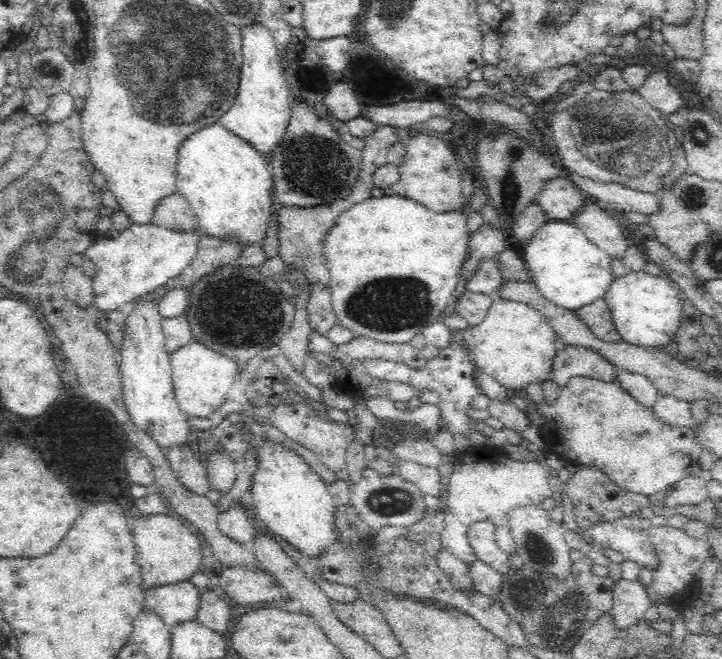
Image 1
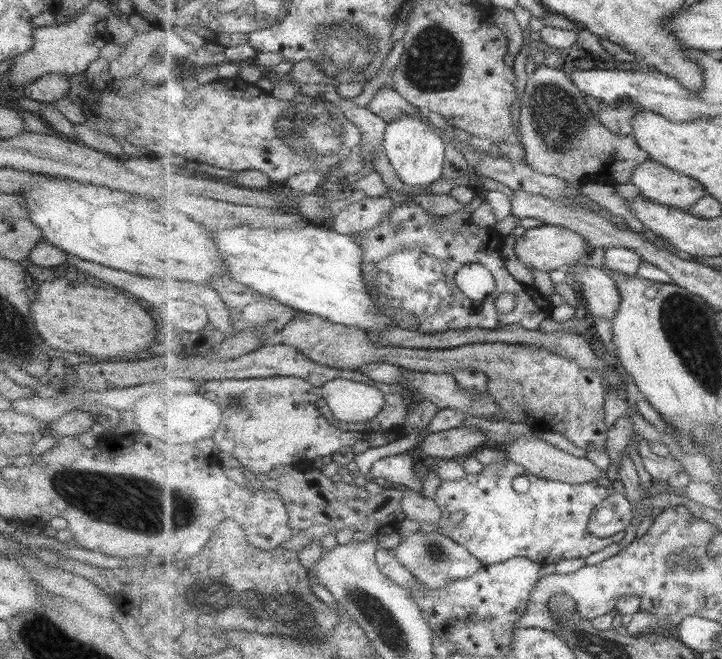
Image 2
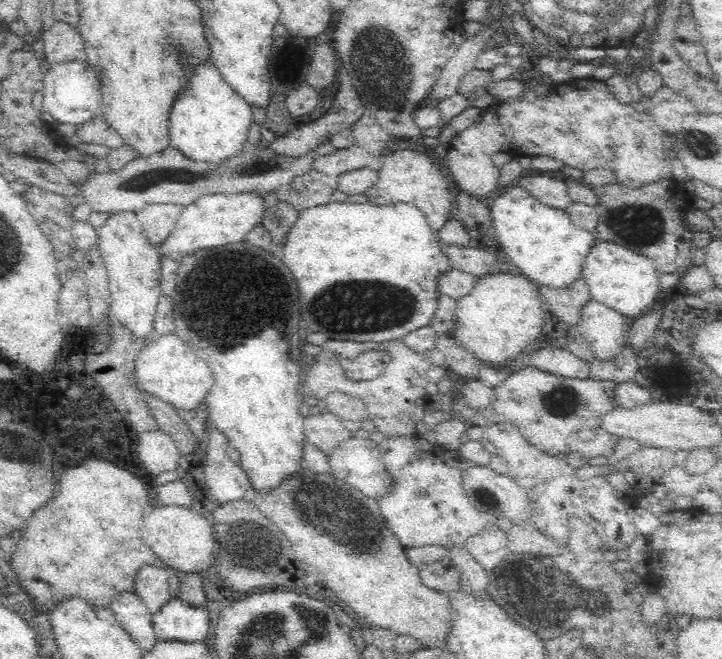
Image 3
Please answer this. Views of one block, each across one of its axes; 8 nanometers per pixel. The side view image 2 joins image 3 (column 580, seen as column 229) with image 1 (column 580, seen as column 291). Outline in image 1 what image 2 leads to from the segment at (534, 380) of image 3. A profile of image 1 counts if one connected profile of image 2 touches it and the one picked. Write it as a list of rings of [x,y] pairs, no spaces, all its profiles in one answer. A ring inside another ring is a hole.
[[[572,377],[566,386],[560,386],[558,398],[554,404],[548,402],[532,402],[528,396],[528,408],[530,412],[540,412],[548,424],[554,424],[556,439],[568,460],[577,461],[575,465],[580,467],[596,466],[601,468],[614,484],[628,492],[657,495],[674,490],[676,483],[686,476],[693,476],[690,464],[697,462],[702,452],[702,447],[694,441],[694,429],[692,427],[678,427],[662,422],[652,408],[638,403],[618,382],[612,380],[604,382],[590,377]]]

